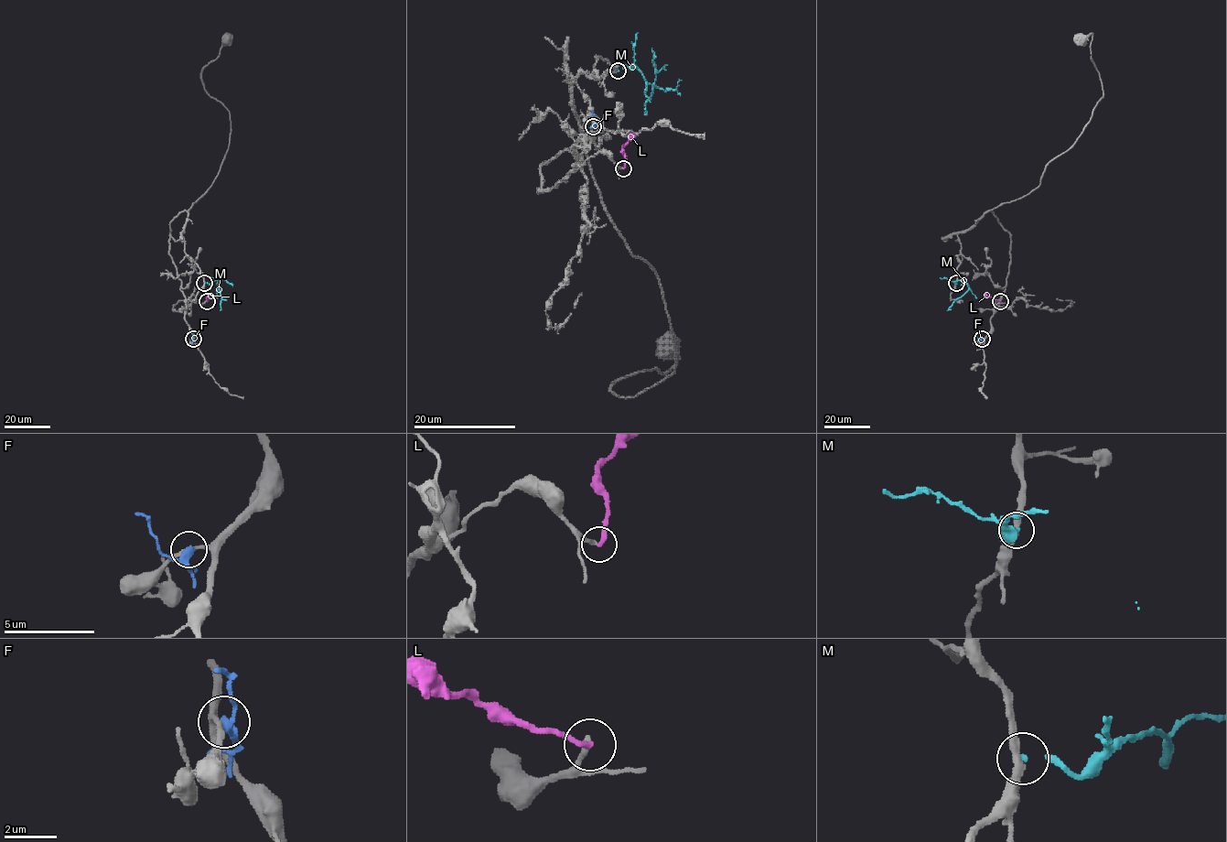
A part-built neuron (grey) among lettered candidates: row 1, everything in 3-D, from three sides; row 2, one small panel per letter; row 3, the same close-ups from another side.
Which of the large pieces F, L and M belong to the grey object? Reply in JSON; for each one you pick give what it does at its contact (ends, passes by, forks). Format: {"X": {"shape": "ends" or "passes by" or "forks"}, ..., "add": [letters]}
{"add": []}

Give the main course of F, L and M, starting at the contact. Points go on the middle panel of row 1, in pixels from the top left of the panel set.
F: (593, 126), (595, 114), (590, 111)
L: (622, 168), (625, 156), (622, 145), (630, 132)
M: (618, 70), (631, 66), (641, 74), (647, 95), (651, 97), (656, 74), (652, 48)

